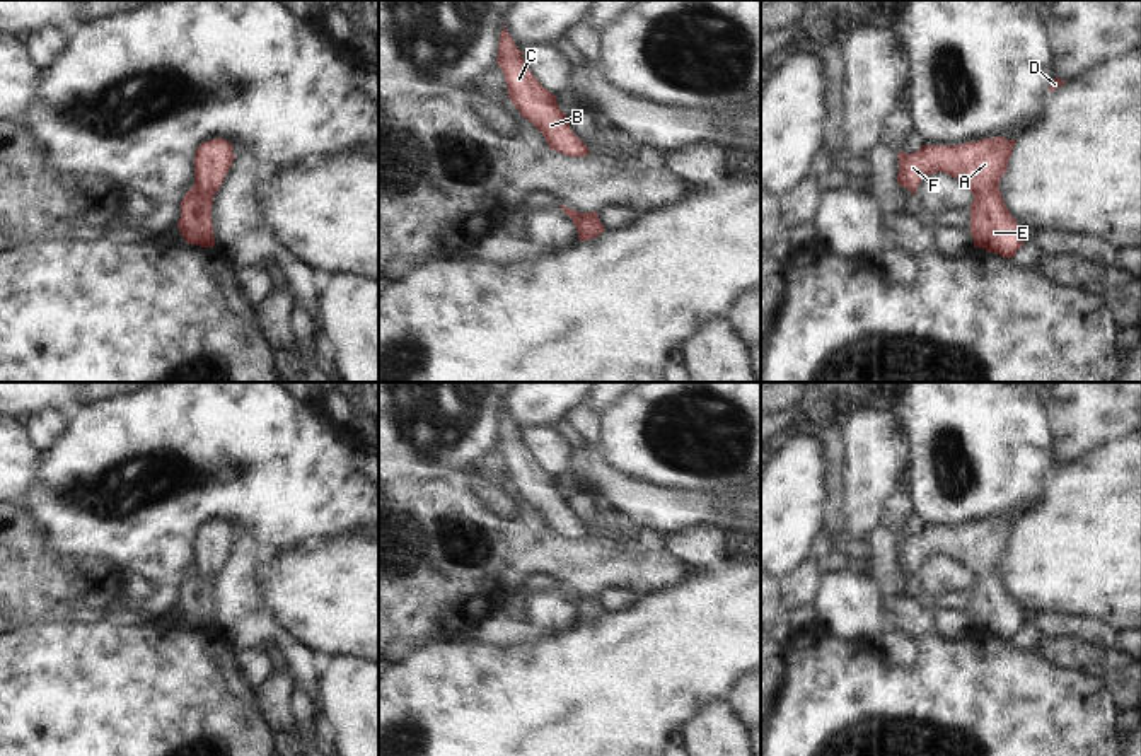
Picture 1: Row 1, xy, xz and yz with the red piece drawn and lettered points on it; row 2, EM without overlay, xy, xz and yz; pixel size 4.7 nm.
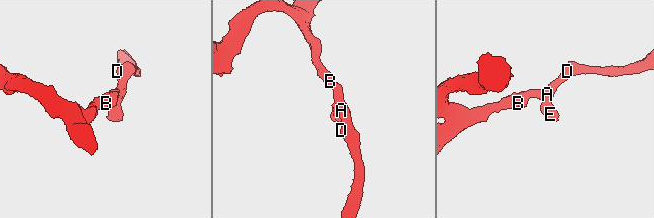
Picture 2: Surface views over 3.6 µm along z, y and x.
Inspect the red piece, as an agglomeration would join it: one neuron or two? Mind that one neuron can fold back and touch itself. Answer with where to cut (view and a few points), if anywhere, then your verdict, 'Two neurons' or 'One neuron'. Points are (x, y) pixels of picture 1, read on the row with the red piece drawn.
No split. One neuron

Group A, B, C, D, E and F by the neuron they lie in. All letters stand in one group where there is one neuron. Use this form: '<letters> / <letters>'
A B C D E F

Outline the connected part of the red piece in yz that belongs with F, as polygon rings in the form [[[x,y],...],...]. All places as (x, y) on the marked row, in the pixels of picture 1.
[[[994,137],[962,145],[923,145],[912,154],[899,152],[897,183],[916,195],[919,183],[930,174],[945,172],[959,179],[974,195],[974,247],[1013,258],[1025,242],[1025,232],[1005,206],[998,186],[1008,169],[1015,142]]]

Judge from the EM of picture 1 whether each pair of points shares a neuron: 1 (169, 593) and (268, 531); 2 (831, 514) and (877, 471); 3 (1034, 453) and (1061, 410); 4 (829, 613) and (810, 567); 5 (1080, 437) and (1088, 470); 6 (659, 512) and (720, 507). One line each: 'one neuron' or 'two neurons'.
1: one neuron
2: two neurons
3: two neurons
4: two neurons
5: two neurons
6: one neuron

